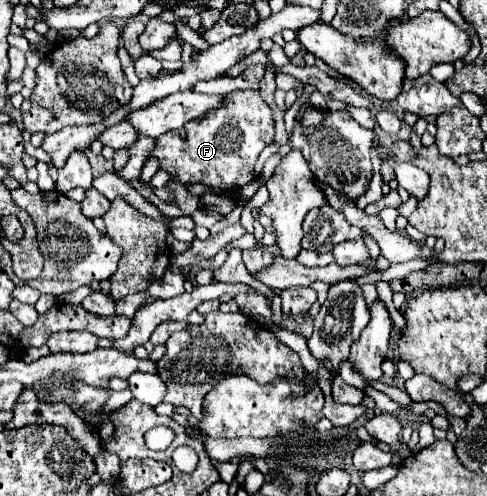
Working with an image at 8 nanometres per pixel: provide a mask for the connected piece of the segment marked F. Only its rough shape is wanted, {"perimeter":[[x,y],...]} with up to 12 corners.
{"perimeter":[[257,90],[157,138],[185,214],[191,184],[239,188],[273,142]]}

